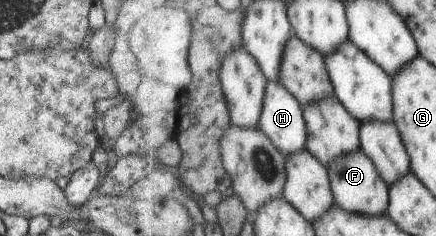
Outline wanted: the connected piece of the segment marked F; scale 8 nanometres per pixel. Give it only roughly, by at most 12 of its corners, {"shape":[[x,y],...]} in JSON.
{"shape":[[362,149],[328,167],[336,204],[388,214],[389,185]]}

